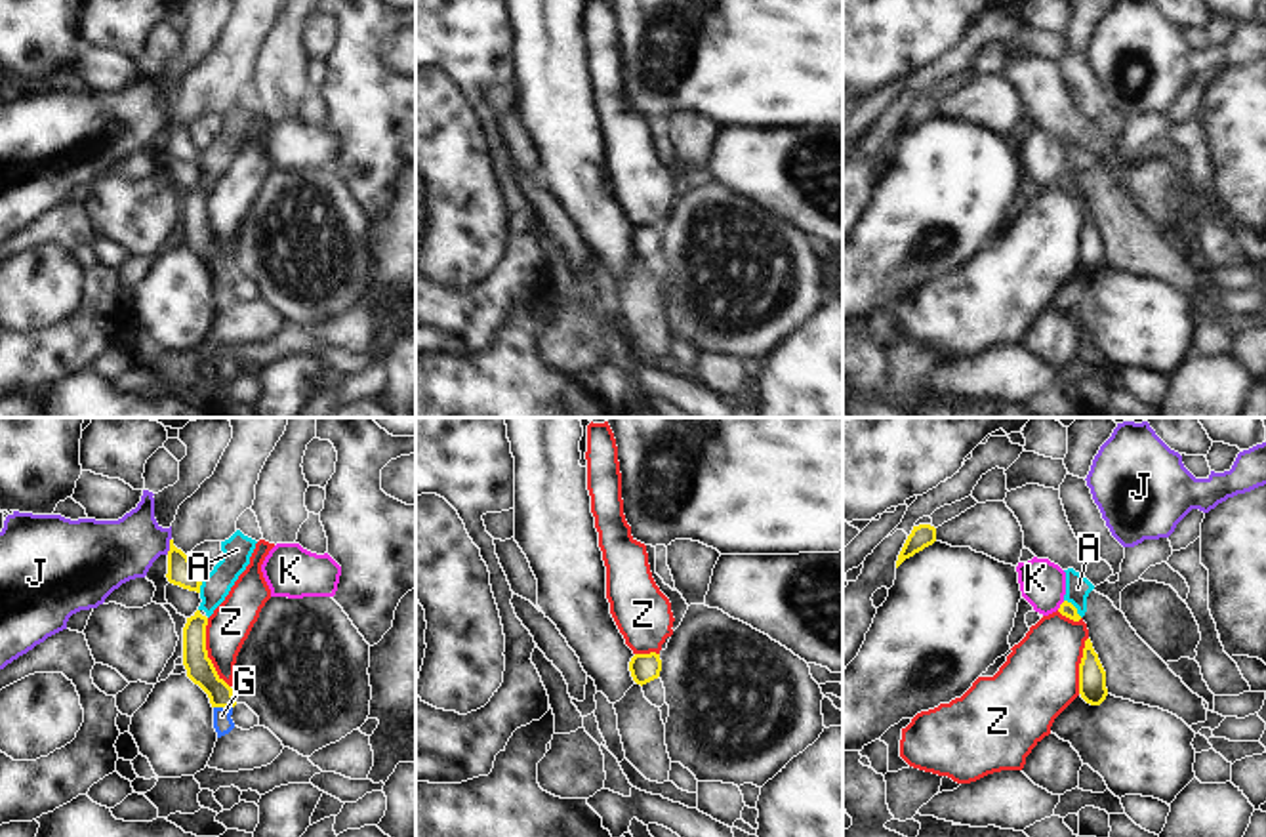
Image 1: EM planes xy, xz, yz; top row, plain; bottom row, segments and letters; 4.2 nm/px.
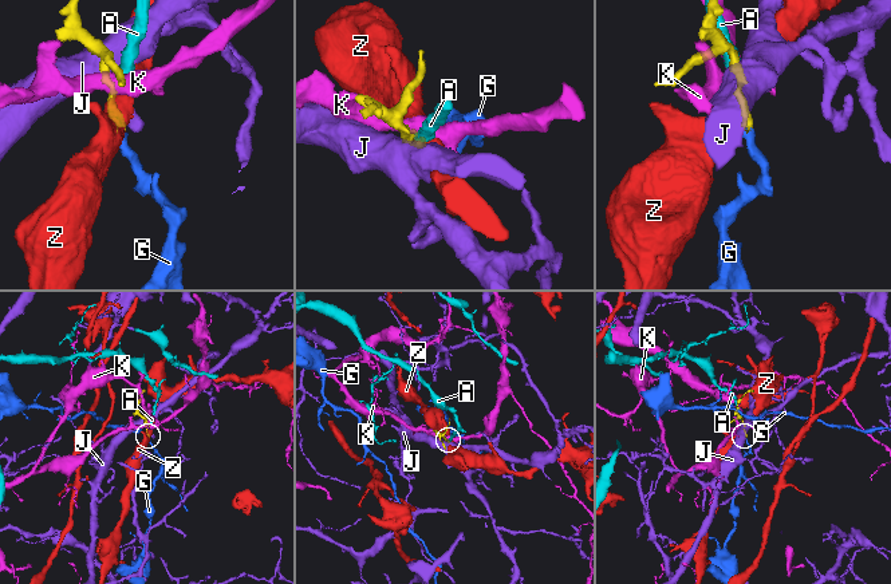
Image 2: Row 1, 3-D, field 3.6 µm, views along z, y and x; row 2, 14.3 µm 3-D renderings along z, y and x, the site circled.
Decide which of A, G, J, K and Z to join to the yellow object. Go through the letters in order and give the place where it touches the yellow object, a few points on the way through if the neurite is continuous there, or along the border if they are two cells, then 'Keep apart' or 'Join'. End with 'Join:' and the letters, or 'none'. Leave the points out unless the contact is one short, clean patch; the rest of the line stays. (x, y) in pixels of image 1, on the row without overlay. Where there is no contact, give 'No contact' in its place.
A: Touches yellow at yz (1074, 180). Boundary: yz (1064, 172), (1082, 189). Keep apart
G: Touches yellow at xy (224, 279). Path across: xy (201, 243), (220, 265), (224, 279), (222, 288). Join
J: Touches yellow at xy (170, 119). Boundary: xy (170, 111), (166, 126). Keep apart
K: Touches yellow at yz (1061, 178). Boundary: yz (1064, 174), (1057, 182). Keep apart
Z: Touches yellow at xy (206, 225). Boundary: xy (206, 191), (206, 229), (229, 260). Keep apart
Join: G.

